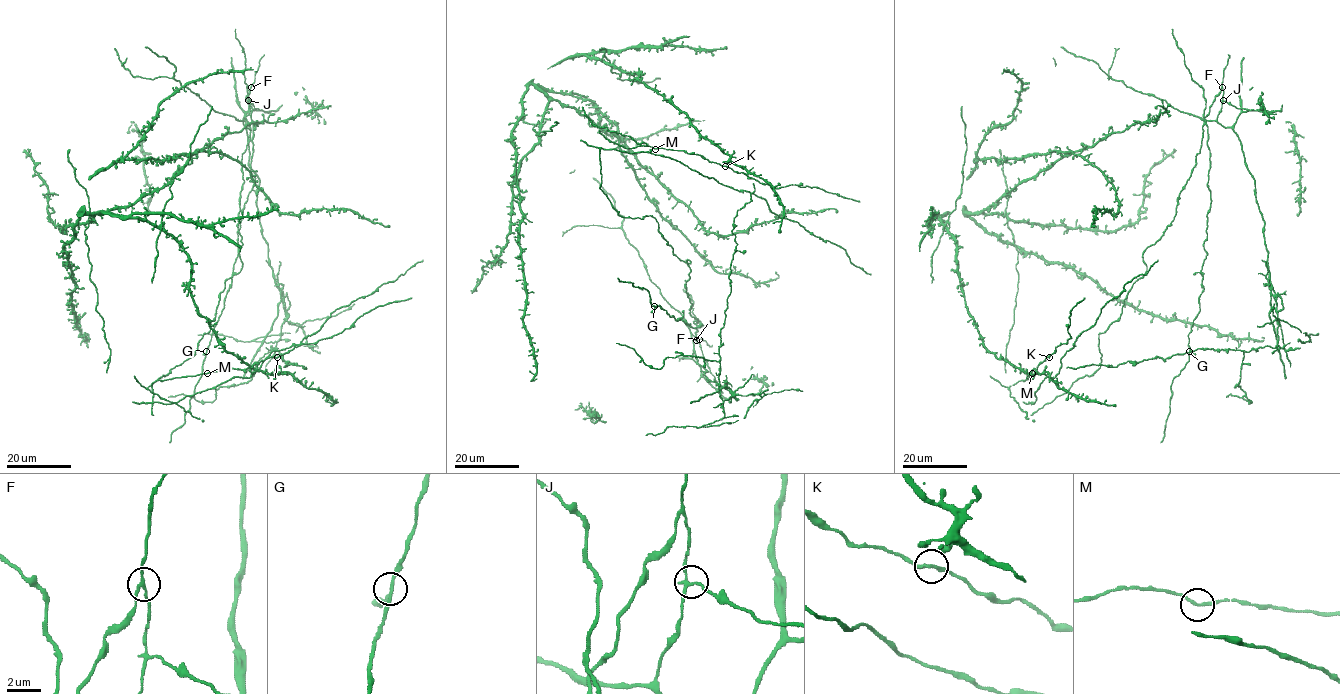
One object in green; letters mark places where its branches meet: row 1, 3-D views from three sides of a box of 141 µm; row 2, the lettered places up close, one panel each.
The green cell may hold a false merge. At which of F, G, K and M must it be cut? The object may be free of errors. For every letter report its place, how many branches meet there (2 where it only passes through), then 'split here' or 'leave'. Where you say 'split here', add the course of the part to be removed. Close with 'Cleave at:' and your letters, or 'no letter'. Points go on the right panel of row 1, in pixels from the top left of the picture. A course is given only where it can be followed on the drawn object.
F: at (1222, 87); 3 branches meet; split here; foreign part runs (1222, 87), (1217, 121), (1238, 137), (1254, 180), (1284, 347), (1196, 349), (1115, 367), (1066, 367)
G: at (1189, 351); 3 branches meet; leave
K: at (1049, 357); 3 branches meet; leave
M: at (1032, 373); 2 branches meet; leave
Cleave at: F

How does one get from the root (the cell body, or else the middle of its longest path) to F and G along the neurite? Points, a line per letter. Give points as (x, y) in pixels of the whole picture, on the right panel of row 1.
F: (1133, 362), (1197, 349), (1284, 347), (1254, 178), (1237, 134), (1217, 121), (1222, 87)
G: (1133, 362), (1284, 347), (1254, 178), (1237, 134), (1217, 121), (1222, 89), (1204, 118), (1211, 203), (1189, 351)

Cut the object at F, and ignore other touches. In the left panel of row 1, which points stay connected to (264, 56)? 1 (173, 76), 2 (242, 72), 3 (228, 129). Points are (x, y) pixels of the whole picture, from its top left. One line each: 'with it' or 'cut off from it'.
1: cut off from it
2: with it
3: with it

